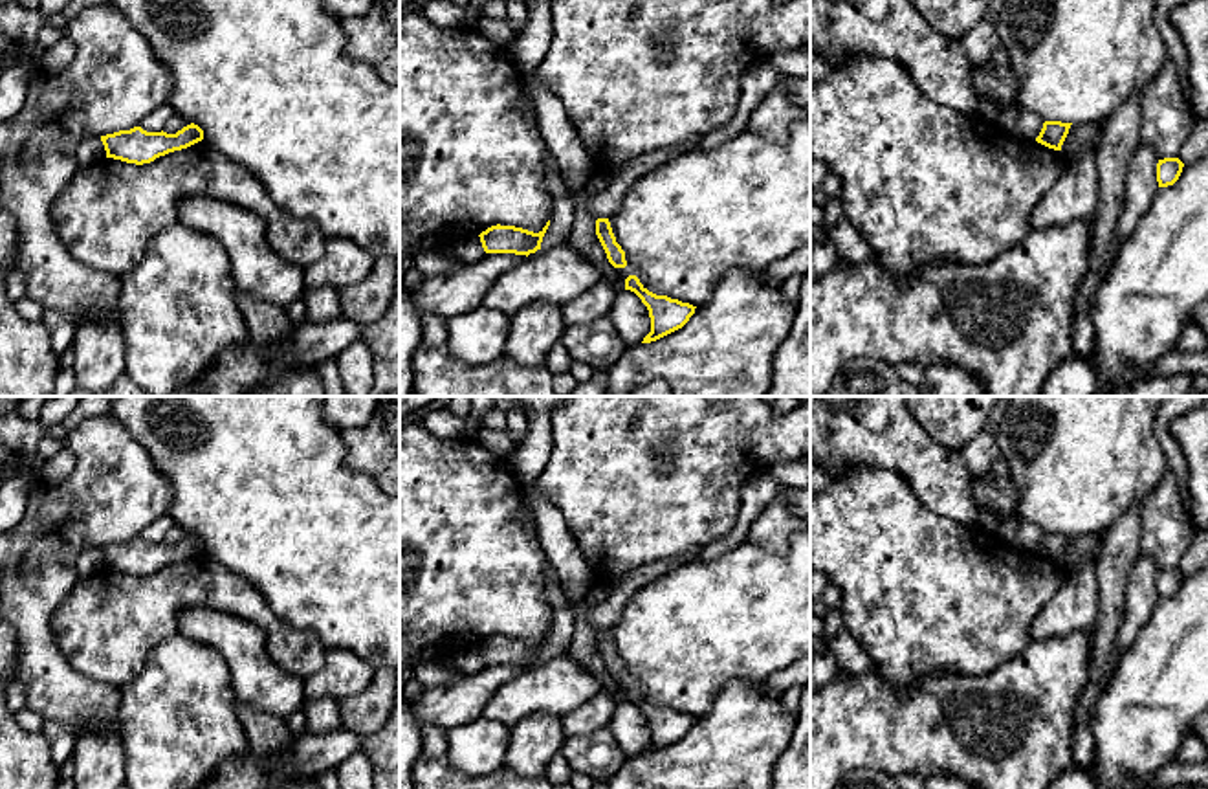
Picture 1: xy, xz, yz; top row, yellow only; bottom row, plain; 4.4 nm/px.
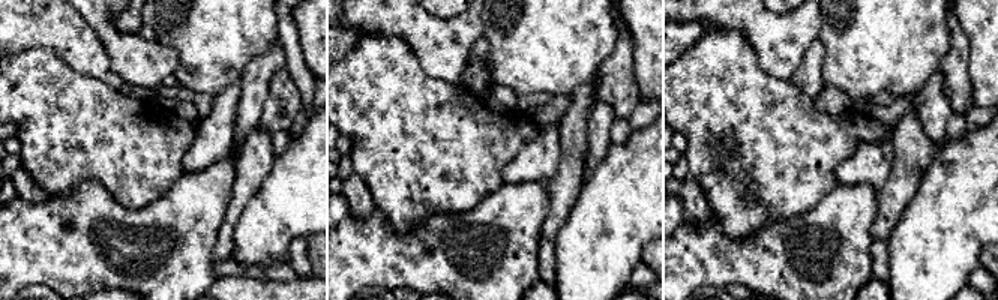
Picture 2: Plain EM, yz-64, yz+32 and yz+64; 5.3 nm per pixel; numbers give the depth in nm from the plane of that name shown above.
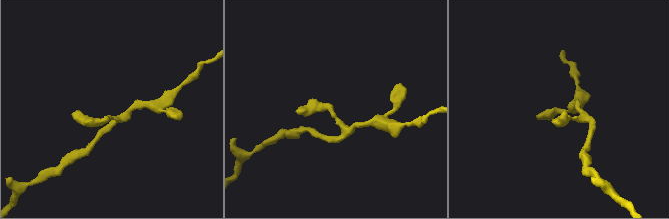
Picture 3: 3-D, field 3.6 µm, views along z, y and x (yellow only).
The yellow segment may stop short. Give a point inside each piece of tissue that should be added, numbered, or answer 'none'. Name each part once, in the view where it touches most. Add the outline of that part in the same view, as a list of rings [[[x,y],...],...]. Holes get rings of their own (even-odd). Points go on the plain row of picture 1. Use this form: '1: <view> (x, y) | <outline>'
none

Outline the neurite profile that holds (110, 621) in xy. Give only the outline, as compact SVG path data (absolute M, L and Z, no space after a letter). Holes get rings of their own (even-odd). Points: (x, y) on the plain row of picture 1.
M205 550L143 576L103 569L88 578L79 578L71 593L53 611L51 633L77 672L93 681L123 686L143 670L147 655L159 642L178 633L180 613L198 606L260 626L266 631L269 659L295 677L306 679L326 662L328 650L312 629L295 629L280 620L258 589Z

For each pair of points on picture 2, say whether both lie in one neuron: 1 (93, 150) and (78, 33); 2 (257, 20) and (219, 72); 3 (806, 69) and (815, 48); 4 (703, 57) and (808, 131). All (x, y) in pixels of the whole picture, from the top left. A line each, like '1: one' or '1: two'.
1: two
2: one
3: one
4: one

